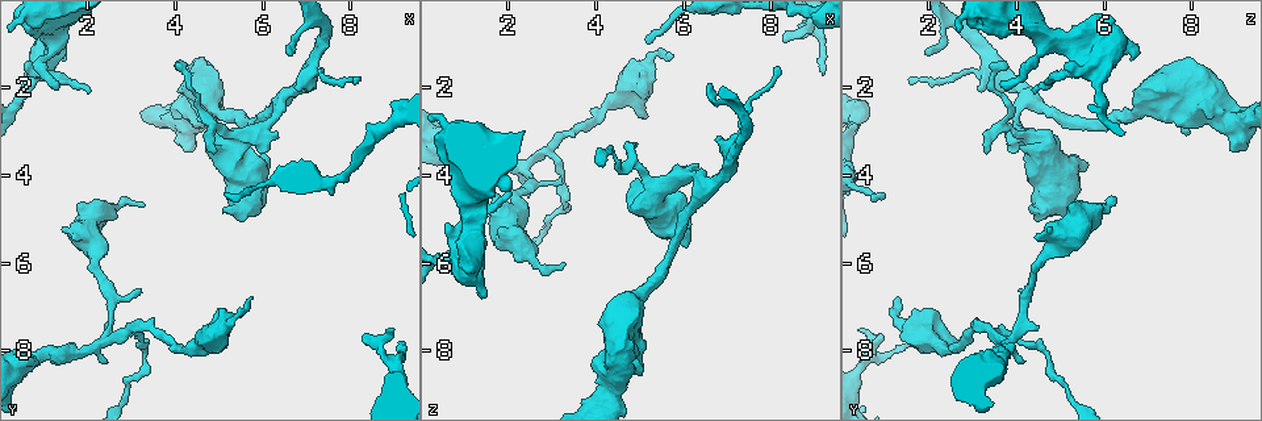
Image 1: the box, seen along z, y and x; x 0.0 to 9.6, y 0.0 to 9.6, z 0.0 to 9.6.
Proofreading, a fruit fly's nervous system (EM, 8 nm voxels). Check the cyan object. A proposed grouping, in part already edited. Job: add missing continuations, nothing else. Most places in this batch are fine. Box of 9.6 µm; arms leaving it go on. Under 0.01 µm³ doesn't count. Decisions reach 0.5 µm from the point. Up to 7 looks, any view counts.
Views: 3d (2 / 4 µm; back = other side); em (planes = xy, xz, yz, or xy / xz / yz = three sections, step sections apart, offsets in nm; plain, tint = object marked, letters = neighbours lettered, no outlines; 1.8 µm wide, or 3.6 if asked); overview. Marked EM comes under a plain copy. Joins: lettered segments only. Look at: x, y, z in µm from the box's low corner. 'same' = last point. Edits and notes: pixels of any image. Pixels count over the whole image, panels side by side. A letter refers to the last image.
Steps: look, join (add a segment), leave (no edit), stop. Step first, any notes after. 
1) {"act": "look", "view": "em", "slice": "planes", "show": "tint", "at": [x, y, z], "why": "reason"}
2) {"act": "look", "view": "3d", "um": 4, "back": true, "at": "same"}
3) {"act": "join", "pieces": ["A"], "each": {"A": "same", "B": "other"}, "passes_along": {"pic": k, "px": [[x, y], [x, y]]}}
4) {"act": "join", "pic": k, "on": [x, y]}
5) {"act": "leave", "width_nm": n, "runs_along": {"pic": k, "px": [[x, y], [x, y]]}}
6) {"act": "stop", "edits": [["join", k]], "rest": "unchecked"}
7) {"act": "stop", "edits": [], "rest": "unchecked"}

{"act": "look", "view": "em", "slice": "planes", "show": "tint", "at": [8.30, 7.65, 0.90], "why": "thin end"}

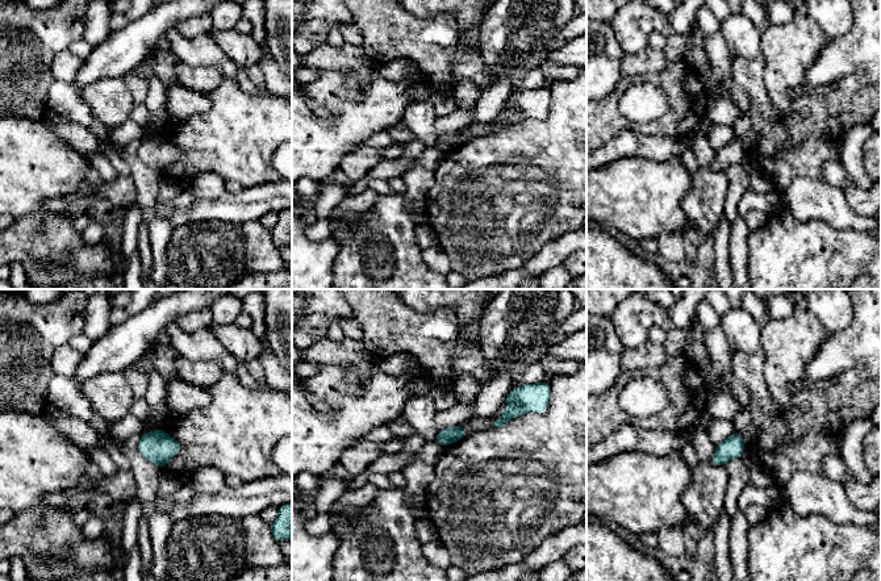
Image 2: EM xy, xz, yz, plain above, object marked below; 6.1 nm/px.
{"act": "look", "view": "em", "slice": "planes", "show": "letters", "at": "same", "why": "see the neighbours"}

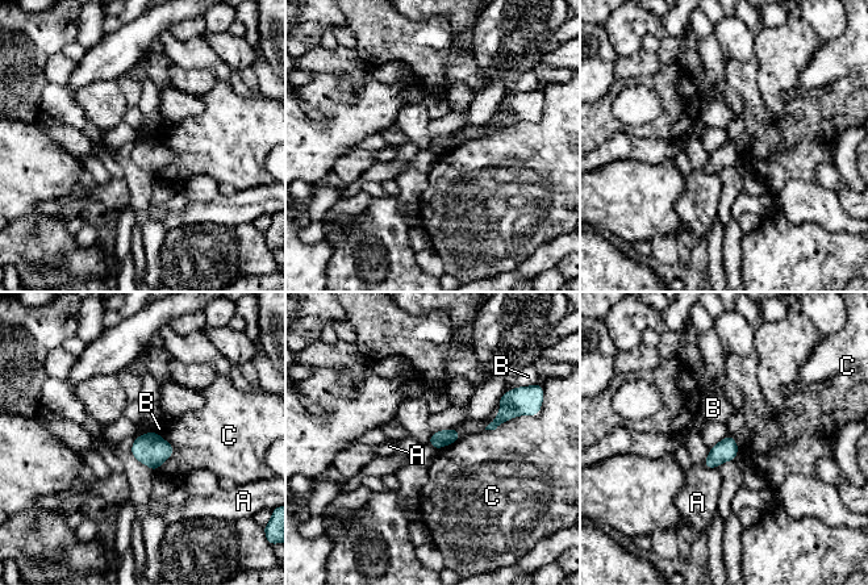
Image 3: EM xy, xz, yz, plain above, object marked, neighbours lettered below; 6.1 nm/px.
{"act": "leave", "width_nm": 100, "each": {"A": "other", "B": "other", "C": "other"}, "found": "no lettered segment goes on from it"}

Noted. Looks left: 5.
{"act": "look", "view": "em", "um": 3.6, "slice": "xz", "step": 16, "show": "letters", "at": [2.05, 2.10, 4.40], "why": "tapers out"}

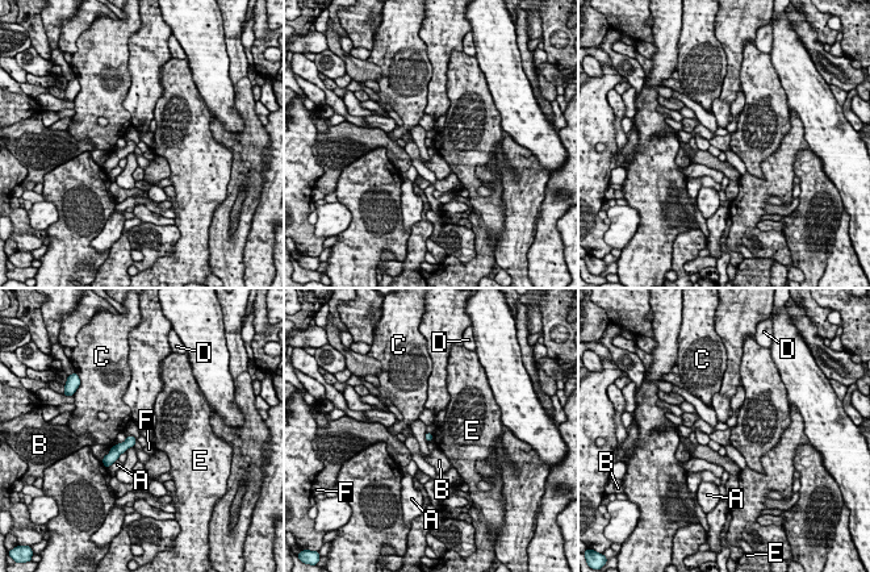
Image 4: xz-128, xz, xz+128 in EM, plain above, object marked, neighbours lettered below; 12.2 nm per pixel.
{"act": "leave", "longest_contact_nm": ["A", 180], "each": {"A": "other", "B": "other", "C": "other", "D": "other", "E": "other", "F": "other"}, "runs_along": {"pic": 4, "px": [[132, 439], [108, 458]]}, "found": "no lettered segment goes on from it"}

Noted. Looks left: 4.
{"act": "look", "view": "em", "slice": "planes", "show": "letters", "at": [1.35, 1.10, 6.45], "why": "sudden change in width"}

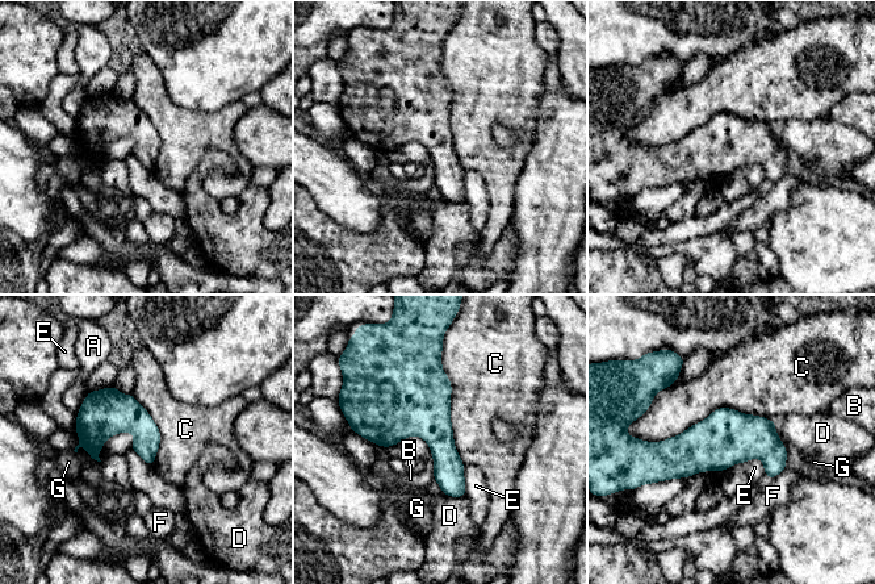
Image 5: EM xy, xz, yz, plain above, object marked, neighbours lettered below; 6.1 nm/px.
{"act": "leave", "width_nm": 170, "each": {"A": "other", "B": "other", "C": "other", "D": "other", "E": "other", "F": "other", "G": "other"}, "border": {"pic": 5, "px": [[775, 422], [715, 408], [644, 441]]}, "found": "none of them fits"}

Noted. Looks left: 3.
{"act": "stop", "edits": [], "rest": "unchecked"}

